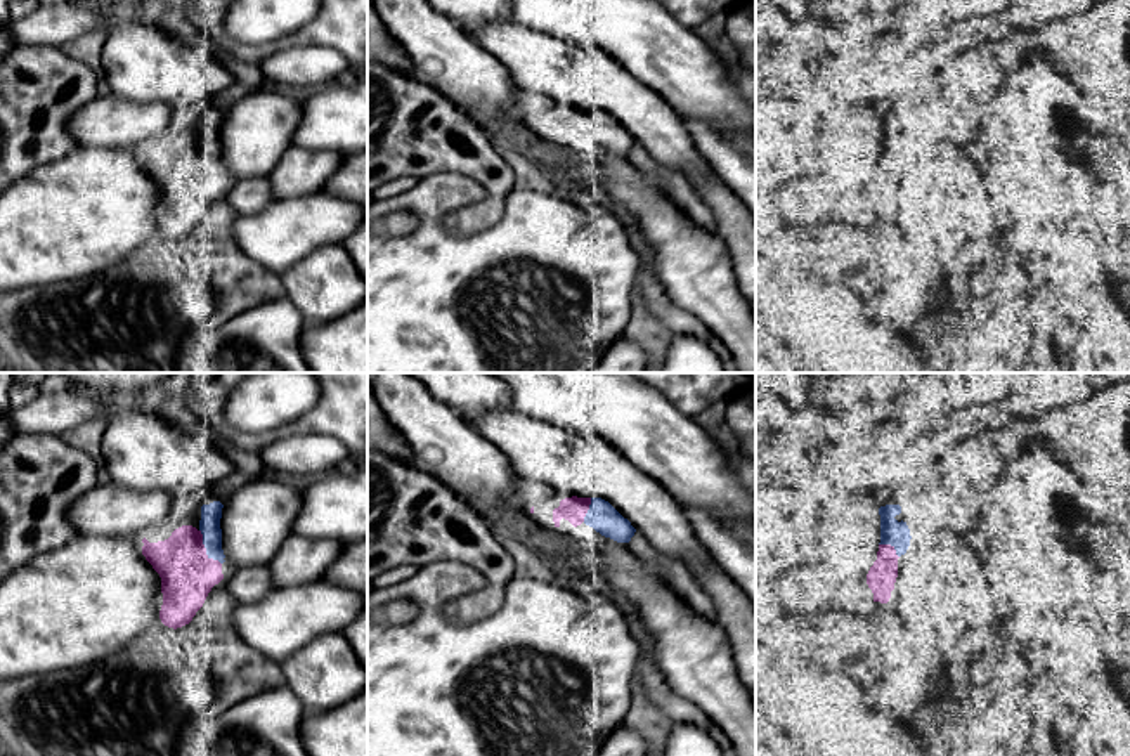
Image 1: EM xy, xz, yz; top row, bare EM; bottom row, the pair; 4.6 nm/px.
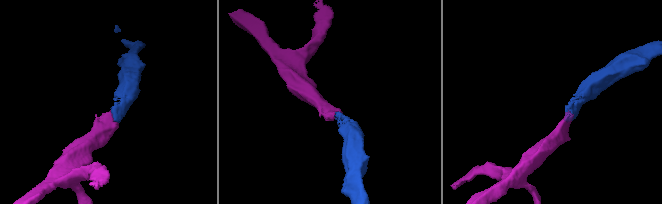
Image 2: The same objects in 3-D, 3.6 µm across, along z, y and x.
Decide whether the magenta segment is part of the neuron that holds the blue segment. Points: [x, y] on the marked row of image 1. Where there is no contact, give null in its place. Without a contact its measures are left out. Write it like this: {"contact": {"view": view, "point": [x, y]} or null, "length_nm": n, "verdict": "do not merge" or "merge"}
{"contact": {"view": "xy", "point": [205, 547]}, "length_nm": 190, "verdict": "merge"}

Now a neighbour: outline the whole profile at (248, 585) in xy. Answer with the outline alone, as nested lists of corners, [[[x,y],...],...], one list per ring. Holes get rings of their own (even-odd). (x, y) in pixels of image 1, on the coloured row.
[[[267,565],[237,569],[234,574],[224,576],[224,581],[237,603],[257,602],[274,590]]]

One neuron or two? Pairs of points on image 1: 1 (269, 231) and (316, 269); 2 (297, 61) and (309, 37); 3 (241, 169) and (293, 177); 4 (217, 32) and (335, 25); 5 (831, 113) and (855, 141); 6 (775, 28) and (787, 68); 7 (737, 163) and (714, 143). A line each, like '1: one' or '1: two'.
1: two
2: two
3: two
4: one
5: one
6: two
7: one

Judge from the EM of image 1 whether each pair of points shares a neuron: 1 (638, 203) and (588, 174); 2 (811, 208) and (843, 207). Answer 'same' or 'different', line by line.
1: different
2: different

